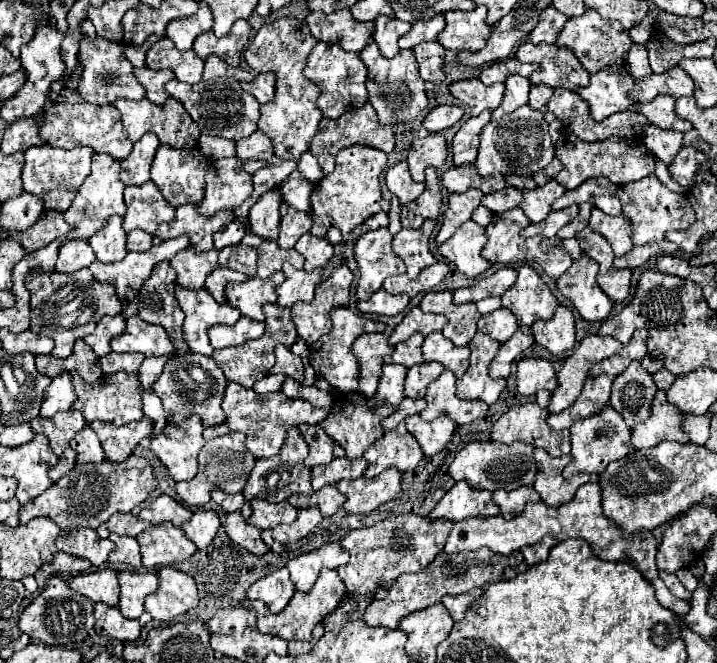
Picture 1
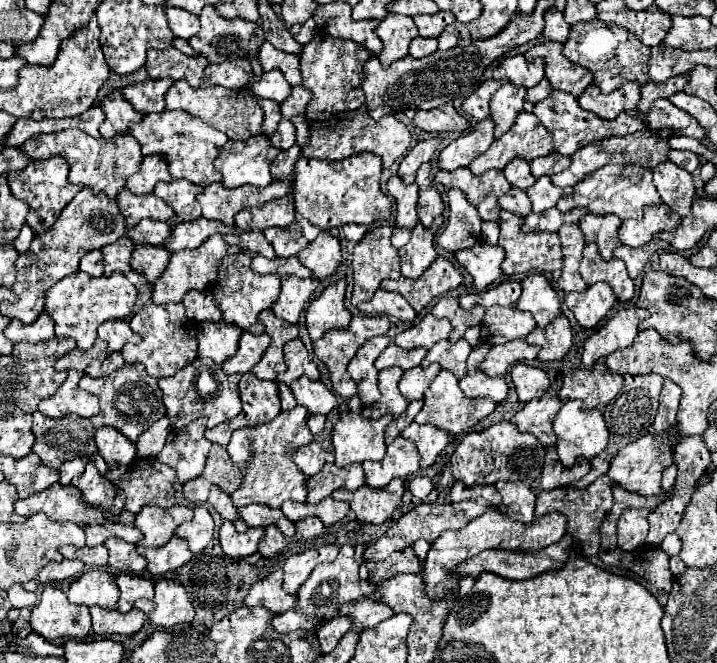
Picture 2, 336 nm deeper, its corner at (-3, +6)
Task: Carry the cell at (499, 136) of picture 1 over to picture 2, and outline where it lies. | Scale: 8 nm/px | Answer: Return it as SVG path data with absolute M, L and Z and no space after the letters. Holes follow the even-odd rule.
M519 113L511 133L505 133L501 139L493 141L491 147L479 155L471 165L471 173L479 175L489 169L503 169L515 157L533 161L537 157L545 157L553 151L553 139L547 129L539 123L533 113Z

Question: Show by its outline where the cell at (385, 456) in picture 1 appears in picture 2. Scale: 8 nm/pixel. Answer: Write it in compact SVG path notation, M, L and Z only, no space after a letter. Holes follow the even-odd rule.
M397 437L387 445L387 453L383 461L365 461L365 485L375 489L389 485L395 477L411 477L419 471L419 453L413 441Z

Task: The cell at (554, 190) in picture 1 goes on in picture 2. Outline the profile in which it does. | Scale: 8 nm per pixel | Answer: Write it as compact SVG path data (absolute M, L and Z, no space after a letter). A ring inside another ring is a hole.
M539 177L535 181L535 185L527 189L527 195L529 195L531 203L533 203L535 213L541 213L541 211L547 211L547 209L555 207L557 201L561 197L569 195L569 193L571 193L571 187L565 187L565 189L557 187L557 185L551 183L549 177Z

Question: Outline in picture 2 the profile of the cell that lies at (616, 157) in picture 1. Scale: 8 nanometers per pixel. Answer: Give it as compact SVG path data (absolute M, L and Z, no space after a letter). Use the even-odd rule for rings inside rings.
M641 129L639 133L633 133L633 135L625 135L625 137L611 137L611 139L603 139L603 141L597 141L595 145L587 145L585 149L579 149L573 157L571 157L571 165L561 171L559 175L551 175L551 181L557 185L557 187L573 187L577 185L585 175L613 163L613 165L625 165L625 163L635 163L635 165L641 165L645 169L655 169L659 163L665 163L669 157L669 143L665 139L659 139L655 137L653 133L649 133L649 129Z

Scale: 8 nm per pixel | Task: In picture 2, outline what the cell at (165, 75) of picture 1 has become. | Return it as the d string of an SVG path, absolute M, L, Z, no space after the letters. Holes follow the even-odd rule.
M147 79L135 85L129 85L121 91L125 101L131 103L131 107L143 115L147 113L159 113L165 109L165 93L173 85L171 79Z

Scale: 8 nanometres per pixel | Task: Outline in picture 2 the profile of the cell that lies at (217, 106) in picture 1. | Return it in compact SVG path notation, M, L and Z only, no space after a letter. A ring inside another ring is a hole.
M175 81L165 93L165 103L169 111L183 109L193 117L199 117L205 125L211 125L217 131L223 131L229 139L247 139L261 133L263 111L257 101L249 95L247 89L225 89L225 87L199 87L193 89L187 81Z

